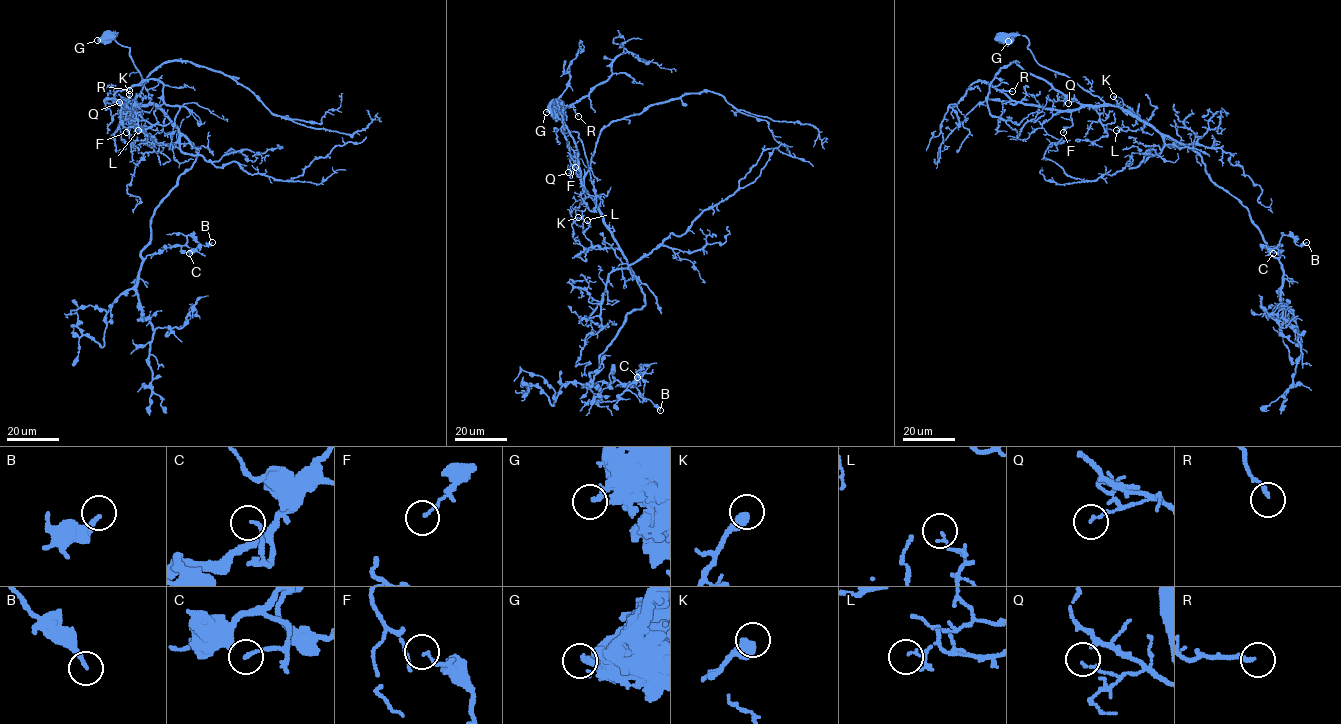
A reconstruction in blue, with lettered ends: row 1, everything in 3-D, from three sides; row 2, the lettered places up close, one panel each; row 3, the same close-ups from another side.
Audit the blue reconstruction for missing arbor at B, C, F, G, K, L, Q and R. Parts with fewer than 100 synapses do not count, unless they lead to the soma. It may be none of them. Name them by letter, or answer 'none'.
none

